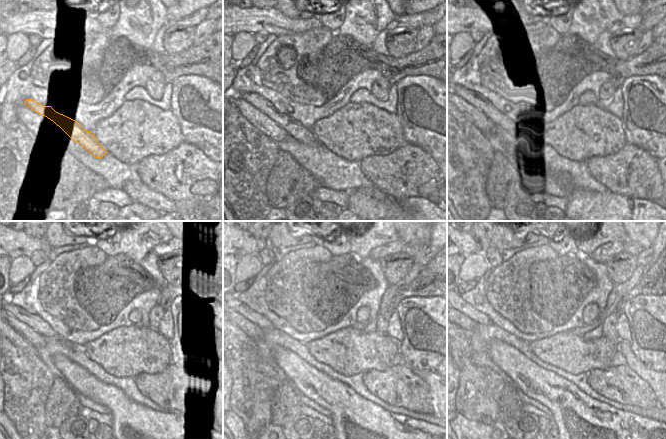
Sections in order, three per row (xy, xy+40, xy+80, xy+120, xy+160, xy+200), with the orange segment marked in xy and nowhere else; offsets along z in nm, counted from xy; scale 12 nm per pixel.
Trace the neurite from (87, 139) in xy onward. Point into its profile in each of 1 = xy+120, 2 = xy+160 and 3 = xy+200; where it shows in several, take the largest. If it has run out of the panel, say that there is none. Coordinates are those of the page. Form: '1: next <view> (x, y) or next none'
1: next xy+120 (44, 330)
2: next xy+160 (261, 321)
3: next xy+200 (479, 317)

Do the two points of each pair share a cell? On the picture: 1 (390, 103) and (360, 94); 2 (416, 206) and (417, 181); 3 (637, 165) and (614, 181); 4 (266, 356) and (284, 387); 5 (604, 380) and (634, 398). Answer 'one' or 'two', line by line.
1: one
2: two
3: one
4: two
5: one

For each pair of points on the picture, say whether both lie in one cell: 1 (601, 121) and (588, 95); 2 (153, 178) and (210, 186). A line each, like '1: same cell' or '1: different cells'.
1: different cells
2: same cell

